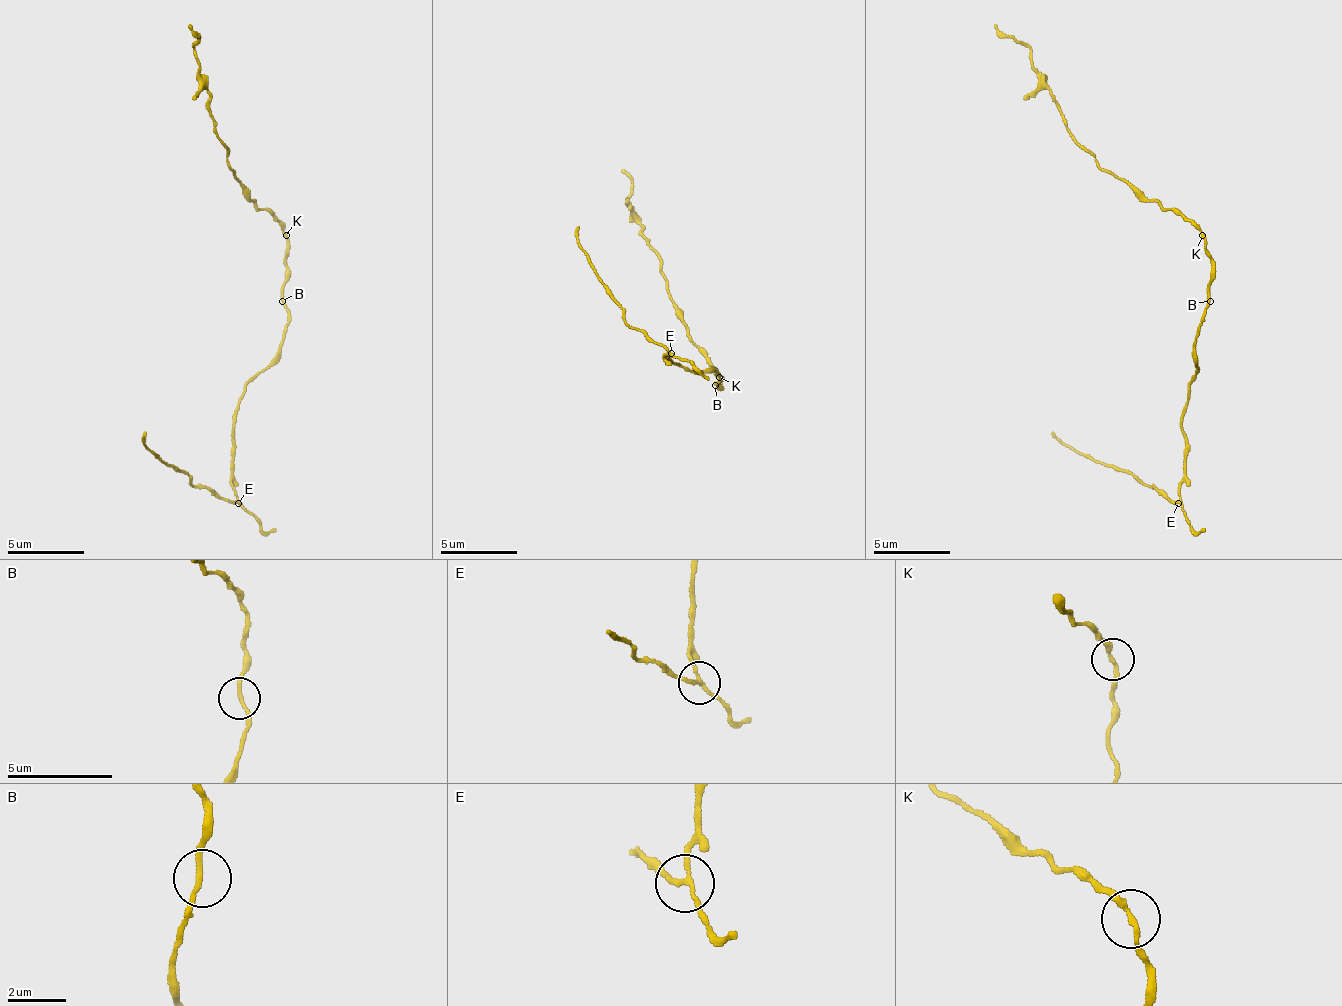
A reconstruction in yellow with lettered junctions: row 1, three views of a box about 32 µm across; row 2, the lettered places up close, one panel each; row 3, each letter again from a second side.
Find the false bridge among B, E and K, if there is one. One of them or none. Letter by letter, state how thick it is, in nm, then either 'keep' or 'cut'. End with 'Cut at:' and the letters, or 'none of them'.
B: 180 nm thick; keep
E: 150 nm thick; cut
K: 200 nm thick; keep
Cut at: E

